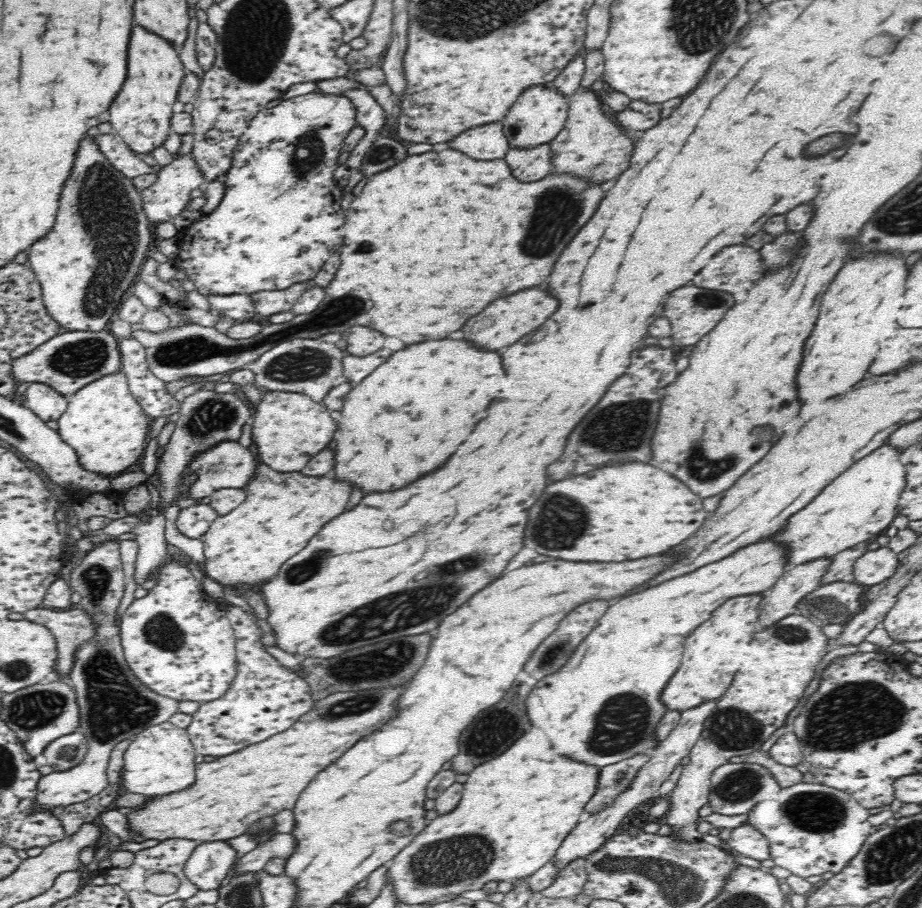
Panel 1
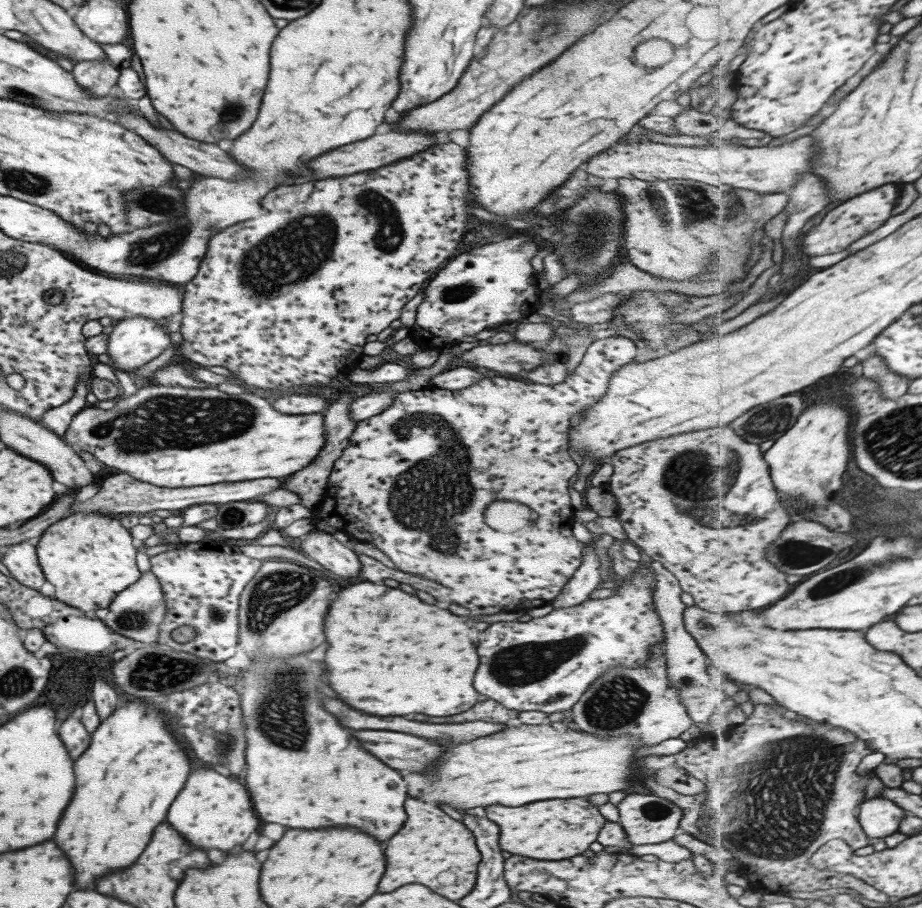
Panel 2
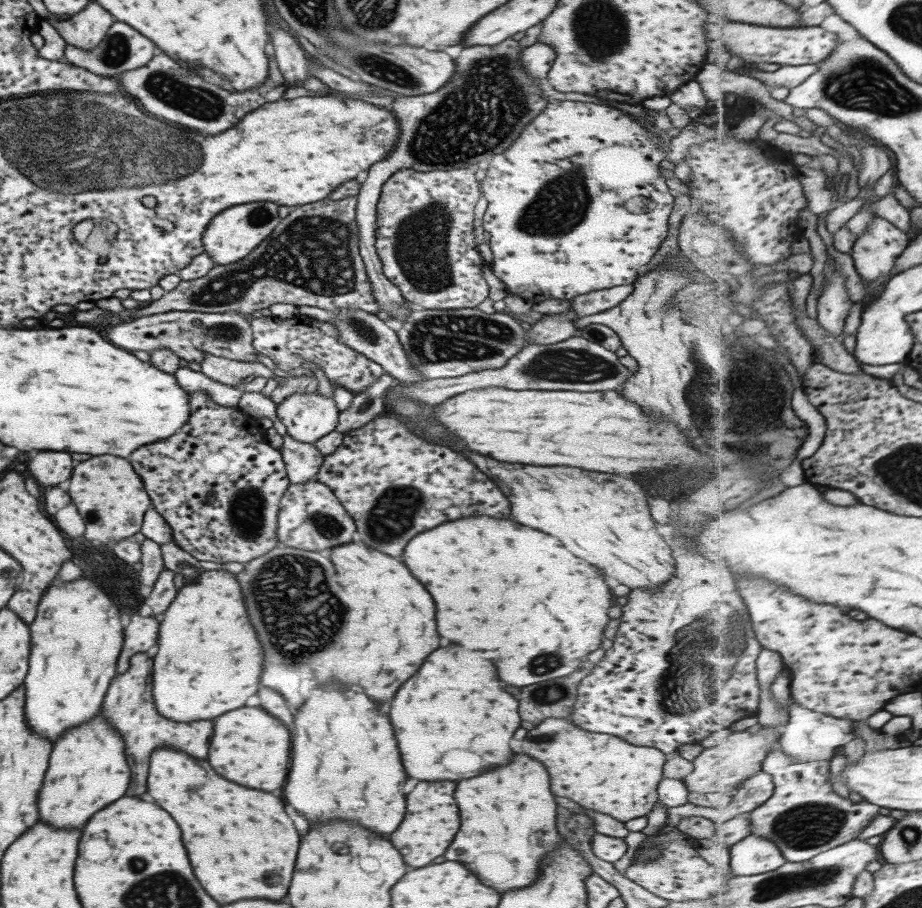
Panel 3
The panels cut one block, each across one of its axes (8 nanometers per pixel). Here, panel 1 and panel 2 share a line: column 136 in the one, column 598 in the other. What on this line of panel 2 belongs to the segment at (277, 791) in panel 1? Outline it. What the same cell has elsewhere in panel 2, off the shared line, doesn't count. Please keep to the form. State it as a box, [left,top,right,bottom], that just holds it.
[485,798,606,860]

